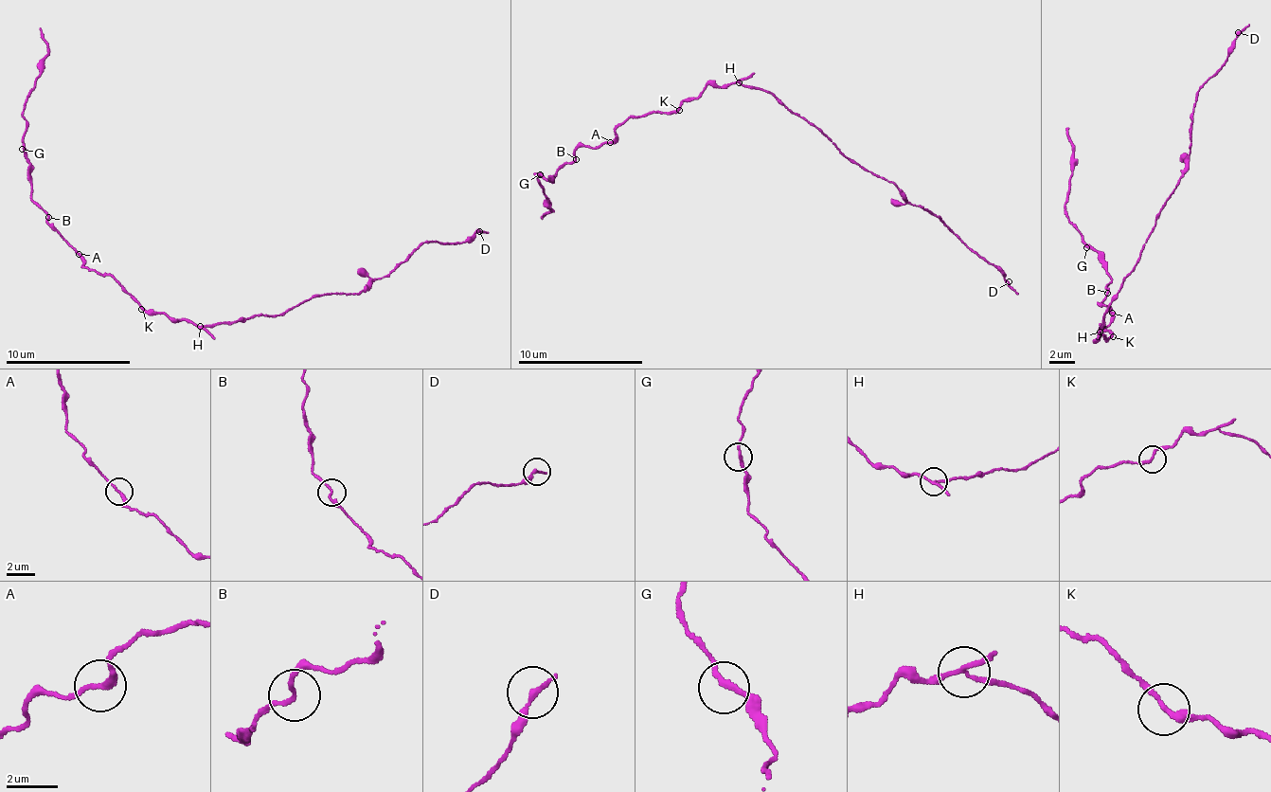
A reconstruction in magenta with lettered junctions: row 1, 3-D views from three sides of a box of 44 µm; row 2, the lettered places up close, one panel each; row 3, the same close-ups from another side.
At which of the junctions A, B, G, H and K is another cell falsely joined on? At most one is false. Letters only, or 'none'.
H

